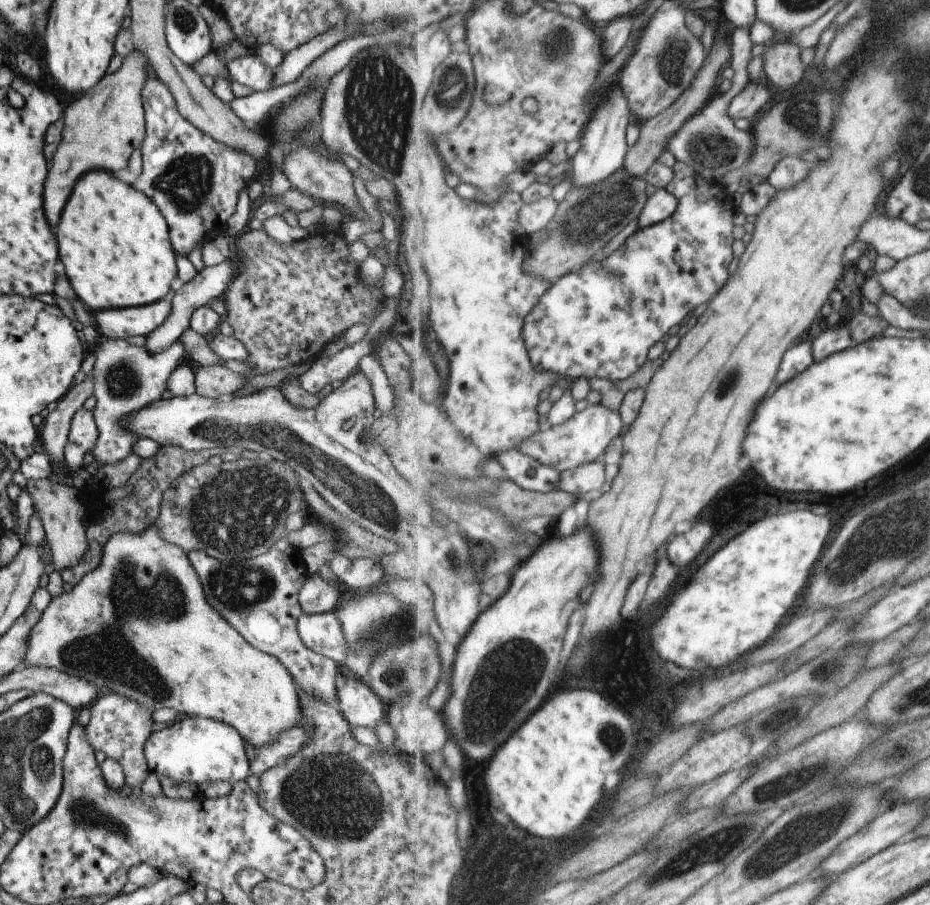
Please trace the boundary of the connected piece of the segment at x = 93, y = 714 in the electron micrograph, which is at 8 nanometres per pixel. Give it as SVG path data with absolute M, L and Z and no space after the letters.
M104 691L90 704L89 712L90 717L84 729L92 749L101 750L105 757L111 757L121 765L125 785L140 786L148 772L143 747L152 733L152 712L120 694Z

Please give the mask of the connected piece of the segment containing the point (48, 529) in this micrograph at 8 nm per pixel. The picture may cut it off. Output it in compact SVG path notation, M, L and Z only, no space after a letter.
M47 479L26 480L25 490L31 496L32 509L38 514L49 544L45 557L53 562L54 570L59 573L71 569L73 563L77 562L77 557L85 552L85 545L88 545L83 526L85 509L81 504L80 491L71 484L64 485L62 482Z

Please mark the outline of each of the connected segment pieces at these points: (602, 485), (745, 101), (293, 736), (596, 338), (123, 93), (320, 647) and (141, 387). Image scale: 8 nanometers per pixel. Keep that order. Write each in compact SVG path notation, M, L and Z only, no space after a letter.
M597 462L583 464L574 470L561 473L561 491L575 494L578 498L589 492L604 492L606 490L606 466Z
M767 80L759 83L749 83L731 102L729 114L735 118L746 118L753 121L755 114L765 108L765 104L771 100L771 92L767 88Z
M295 725L294 727L282 730L268 745L255 747L251 750L253 756L248 760L250 772L259 776L264 770L283 761L285 757L293 756L305 743L306 729L304 726Z
M679 160L675 161L674 170L676 177L670 185L666 186L666 190L674 194L679 199L679 204L675 214L666 218L664 221L652 224L645 228L639 228L631 236L629 236L623 245L615 249L606 259L601 262L585 264L579 270L571 272L563 276L557 283L553 283L552 289L540 300L540 304L532 311L525 322L524 336L525 345L532 359L533 366L537 370L551 370L557 372L560 377L581 378L581 376L590 378L604 378L616 382L629 378L631 374L635 374L639 368L645 366L645 362L649 362L649 350L653 350L653 346L657 346L657 342L666 340L667 337L675 332L675 330L687 320L695 311L695 308L709 304L711 298L719 294L719 290L725 286L727 278L729 278L729 266L733 262L733 242L735 242L736 226L733 225L733 214L738 206L735 206L733 200L734 195L730 195L720 182L715 180L707 180L705 176L701 176L696 169L687 163Z
M135 50L121 62L120 67L114 73L105 74L95 86L92 86L93 90L89 89L89 92L85 94L87 98L79 98L79 102L75 100L69 108L65 108L63 134L61 134L59 146L51 158L51 166L47 168L47 178L43 182L42 209L51 228L57 226L61 208L65 206L69 190L75 184L73 180L77 180L81 174L85 174L89 170L109 170L115 174L125 168L125 162L131 152L141 146L144 137L144 112L140 92L147 78L144 66L148 63L144 56Z
M302 612L296 620L296 631L309 650L334 660L338 665L343 664L345 640L342 640L341 627L333 612Z
M99 338L93 355L95 360L91 372L94 380L92 395L95 397L95 404L92 415L98 437L88 455L94 465L99 466L125 458L129 454L131 444L139 439L123 429L118 424L118 420L128 412L142 409L145 405L159 399L161 392L166 388L168 374L177 368L177 365L189 362L184 354L183 345L178 340L156 355L150 355L143 347L130 346L126 339Z

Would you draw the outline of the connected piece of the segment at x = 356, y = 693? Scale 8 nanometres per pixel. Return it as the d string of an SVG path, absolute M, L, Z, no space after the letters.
M355 676L345 677L341 688L336 688L336 708L342 714L343 719L348 723L350 728L370 728L379 725L385 721L385 705L367 686L365 679L356 678Z

